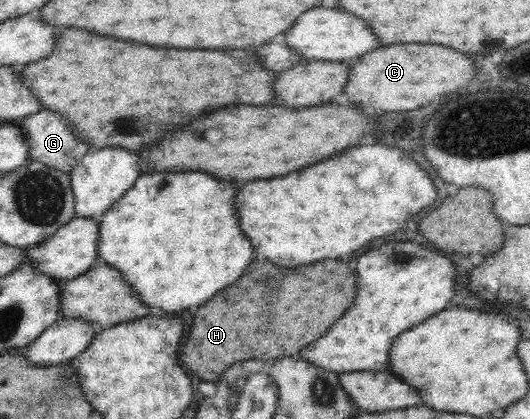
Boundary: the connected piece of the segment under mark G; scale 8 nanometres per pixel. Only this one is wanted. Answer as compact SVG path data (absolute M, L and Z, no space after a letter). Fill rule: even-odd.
M42 108L39 112L22 120L22 128L26 130L26 140L29 140L29 154L33 161L55 167L70 173L77 163L92 149L89 143L78 140L74 130L69 128L69 121L61 114L53 114L53 110Z

